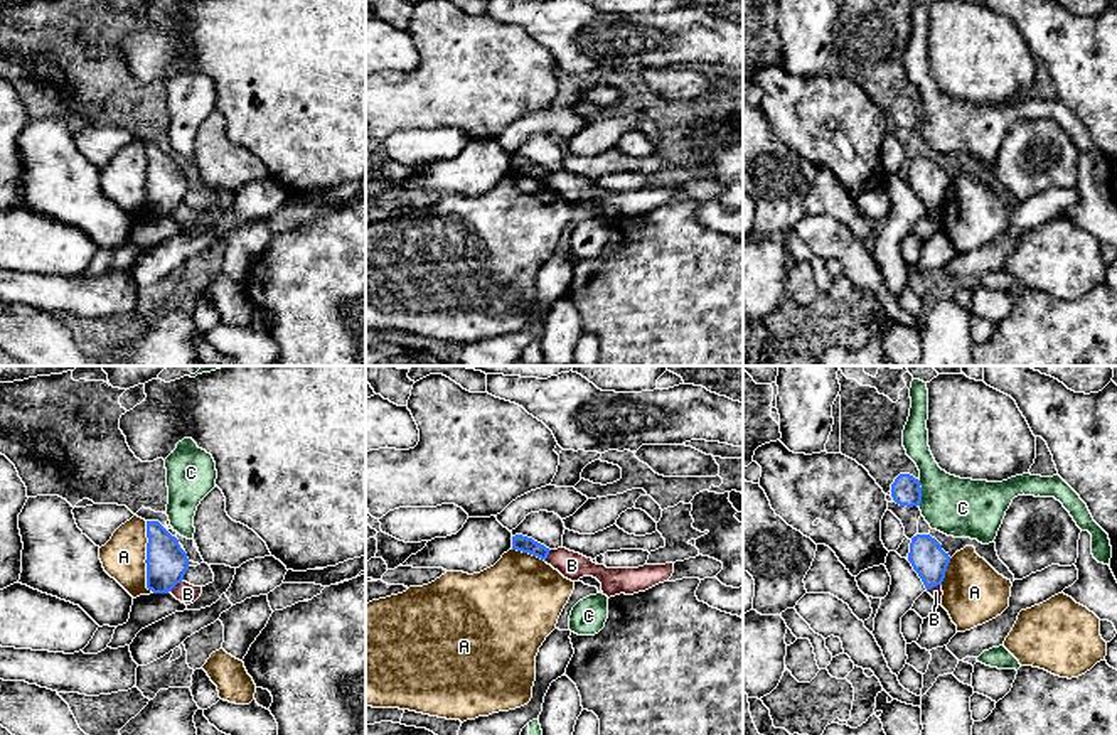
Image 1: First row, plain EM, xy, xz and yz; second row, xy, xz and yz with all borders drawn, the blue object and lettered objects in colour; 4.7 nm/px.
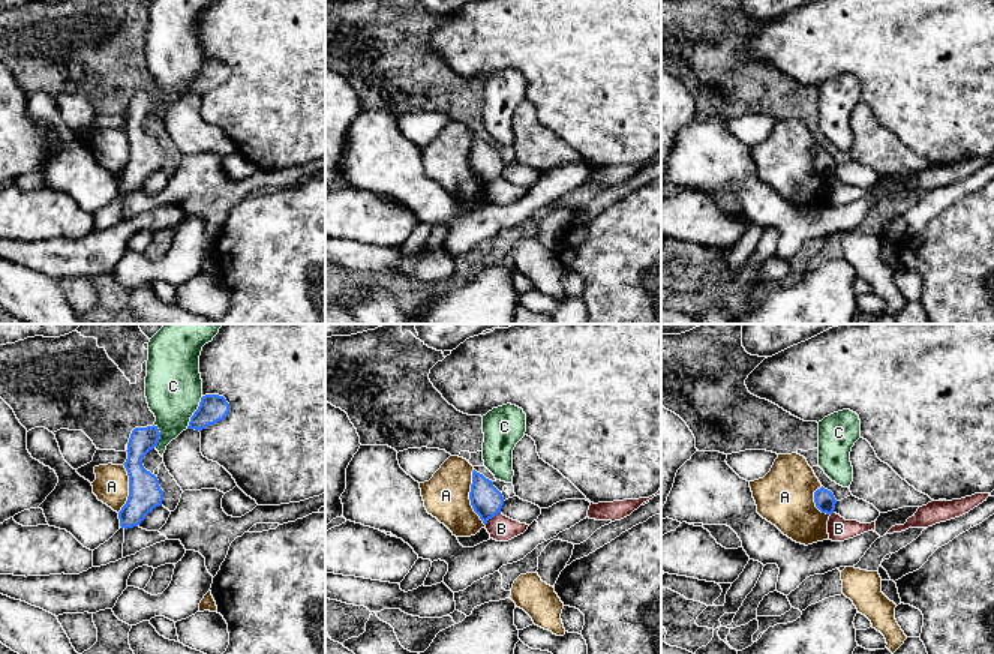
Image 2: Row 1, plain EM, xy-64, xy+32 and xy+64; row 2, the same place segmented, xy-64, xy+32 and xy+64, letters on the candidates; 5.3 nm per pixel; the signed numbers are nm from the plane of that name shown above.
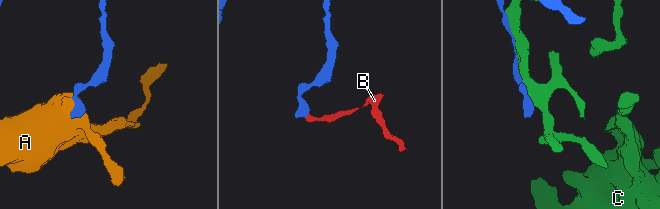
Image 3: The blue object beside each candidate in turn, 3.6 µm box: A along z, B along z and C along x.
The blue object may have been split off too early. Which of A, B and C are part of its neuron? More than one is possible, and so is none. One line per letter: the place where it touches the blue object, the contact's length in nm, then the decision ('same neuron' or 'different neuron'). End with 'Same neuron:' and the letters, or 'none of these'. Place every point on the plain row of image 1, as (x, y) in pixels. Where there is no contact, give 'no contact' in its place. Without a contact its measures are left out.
A: xy (147, 181) | 340 nm | different neuron
B: xy (176, 206) | 90 nm | different neuron
C: yz (920, 117) | 130 nm | different neuron
Same neuron: none of these

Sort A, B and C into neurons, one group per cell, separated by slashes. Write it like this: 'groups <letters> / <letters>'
groups A / B / C

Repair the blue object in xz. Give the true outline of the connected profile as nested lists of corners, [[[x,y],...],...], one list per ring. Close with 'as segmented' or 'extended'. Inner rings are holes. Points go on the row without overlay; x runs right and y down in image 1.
[[[522,157],[512,158],[512,172],[529,175],[532,179],[544,182],[544,184],[551,174],[544,167],[534,164],[532,160],[522,158]]]; as segmented

